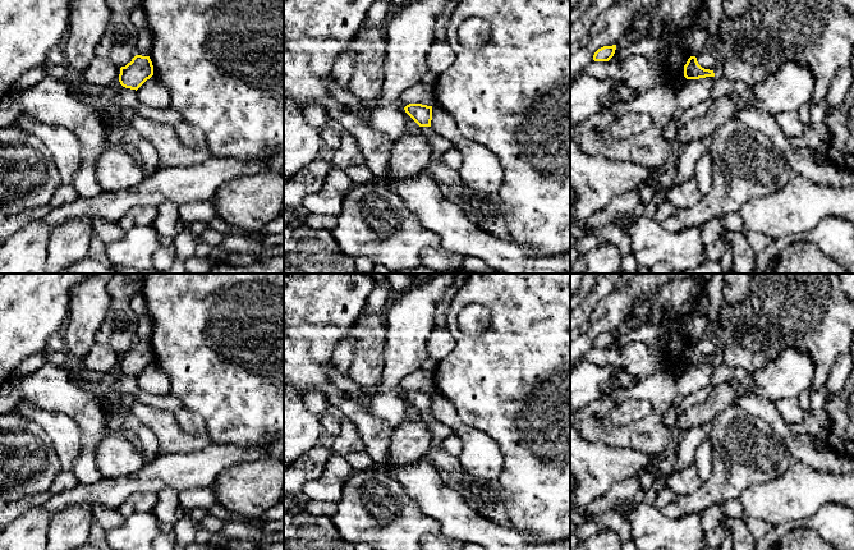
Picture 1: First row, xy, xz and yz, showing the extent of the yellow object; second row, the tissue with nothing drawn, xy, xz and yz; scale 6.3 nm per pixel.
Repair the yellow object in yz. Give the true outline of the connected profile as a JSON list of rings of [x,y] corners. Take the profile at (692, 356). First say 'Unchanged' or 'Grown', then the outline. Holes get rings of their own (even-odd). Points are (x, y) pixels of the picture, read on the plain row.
Unchanged. [[[690,343],[684,352],[684,363],[687,366],[699,366],[706,363],[715,363],[713,357],[702,354],[695,343]]]

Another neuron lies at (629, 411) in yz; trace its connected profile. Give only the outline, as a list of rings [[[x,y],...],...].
[[[624,400],[619,404],[616,404],[610,411],[610,421],[612,425],[619,427],[625,427],[633,422],[640,421],[646,418],[651,412],[653,407],[649,400]]]

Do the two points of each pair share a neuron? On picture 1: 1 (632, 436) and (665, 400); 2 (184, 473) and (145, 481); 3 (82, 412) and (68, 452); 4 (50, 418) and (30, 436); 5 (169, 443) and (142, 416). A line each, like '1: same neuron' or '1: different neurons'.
1: same neuron
2: same neuron
3: different neurons
4: different neurons
5: same neuron

